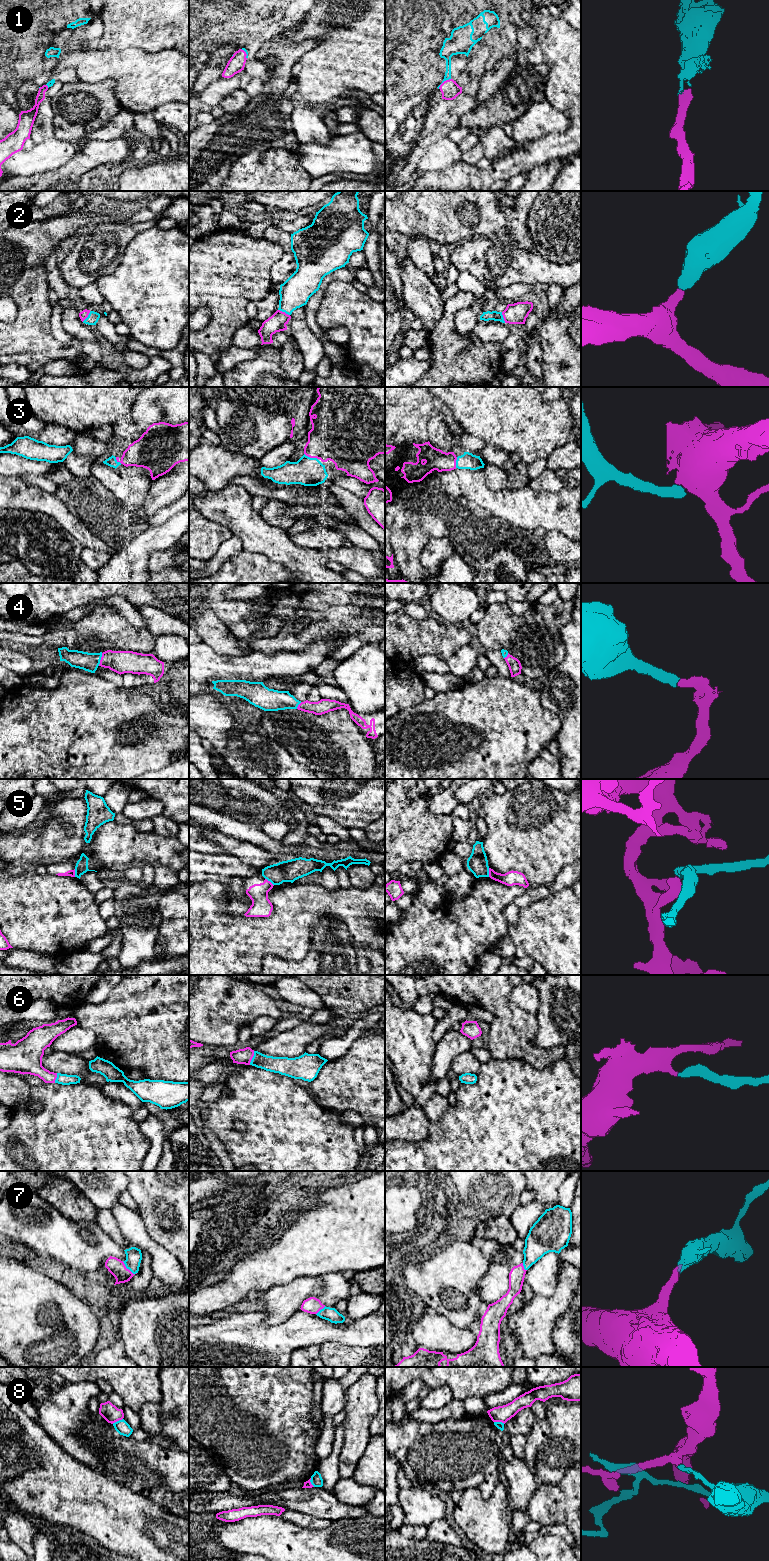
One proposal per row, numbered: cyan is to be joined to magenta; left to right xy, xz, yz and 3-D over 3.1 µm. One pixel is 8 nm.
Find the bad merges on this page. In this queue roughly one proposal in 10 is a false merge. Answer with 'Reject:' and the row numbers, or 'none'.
Reject: 5, 8

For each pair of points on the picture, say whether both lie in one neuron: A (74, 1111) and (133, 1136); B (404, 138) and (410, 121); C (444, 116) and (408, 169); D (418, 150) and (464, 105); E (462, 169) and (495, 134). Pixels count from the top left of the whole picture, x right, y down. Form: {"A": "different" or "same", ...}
{"A": "same", "B": "same", "C": "same", "D": "same", "E": "different"}

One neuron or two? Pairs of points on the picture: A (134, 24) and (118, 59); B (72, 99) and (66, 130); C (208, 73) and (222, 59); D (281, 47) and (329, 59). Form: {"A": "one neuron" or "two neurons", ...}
{"A": "two neurons", "B": "one neuron", "C": "one neuron", "D": "two neurons"}

